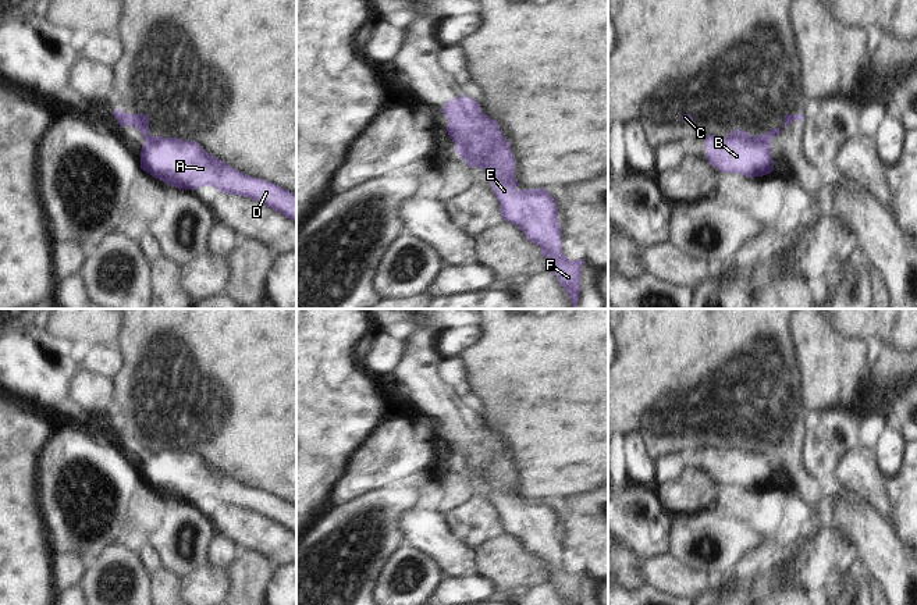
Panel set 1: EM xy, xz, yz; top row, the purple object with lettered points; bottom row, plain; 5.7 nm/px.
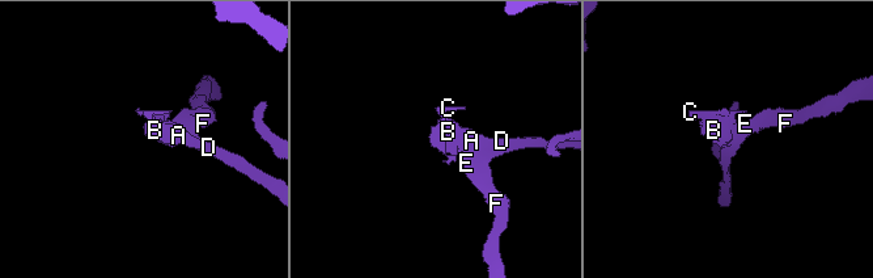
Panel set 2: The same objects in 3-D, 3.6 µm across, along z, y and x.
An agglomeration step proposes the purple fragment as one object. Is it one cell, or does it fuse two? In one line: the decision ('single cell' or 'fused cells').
fused cells

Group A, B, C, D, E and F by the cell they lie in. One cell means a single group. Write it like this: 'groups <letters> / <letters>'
groups A B D E F / C

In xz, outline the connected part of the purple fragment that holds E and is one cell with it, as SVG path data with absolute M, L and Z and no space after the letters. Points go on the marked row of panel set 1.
M462 95L448 100L441 110L448 118L445 129L455 147L461 143L461 152L480 161L490 174L504 220L518 225L529 241L541 248L548 260L547 270L557 275L573 309L577 309L584 260L569 260L562 252L555 199L544 188L516 191L520 184L515 179L516 160L509 140L476 100Z

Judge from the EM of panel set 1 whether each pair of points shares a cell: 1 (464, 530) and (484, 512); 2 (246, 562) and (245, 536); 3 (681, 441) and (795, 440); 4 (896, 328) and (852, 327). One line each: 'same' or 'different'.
1: same
2: different
3: same
4: same

